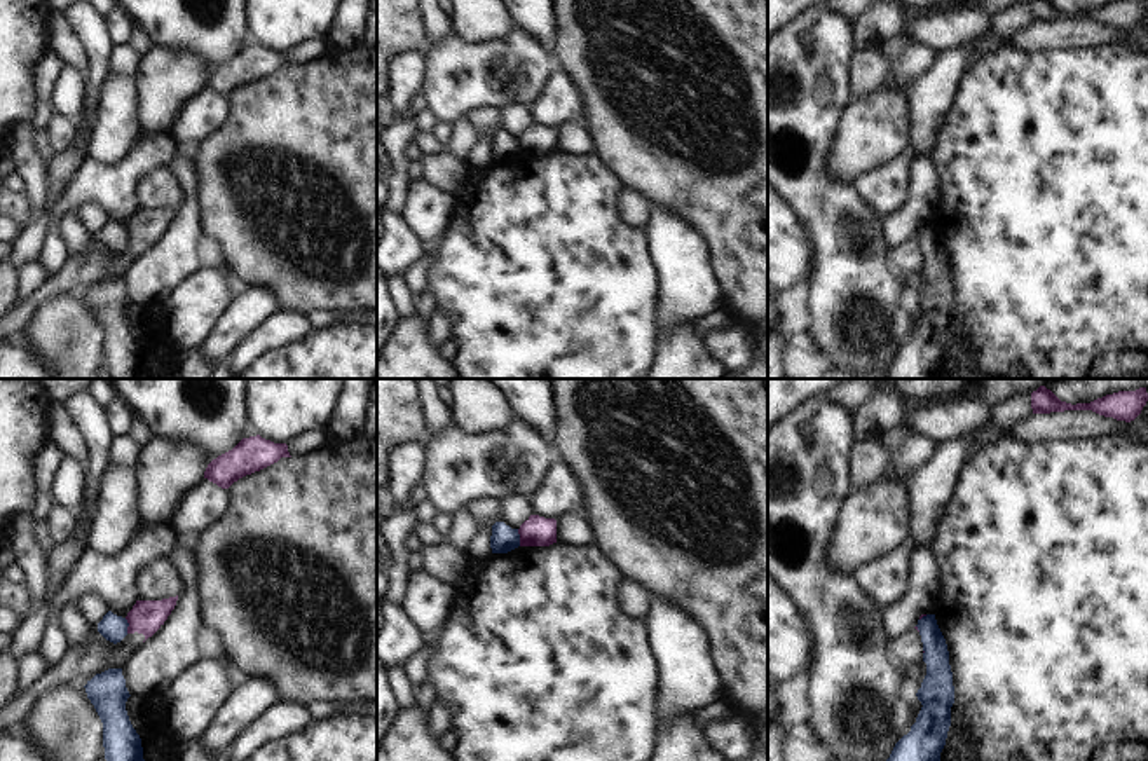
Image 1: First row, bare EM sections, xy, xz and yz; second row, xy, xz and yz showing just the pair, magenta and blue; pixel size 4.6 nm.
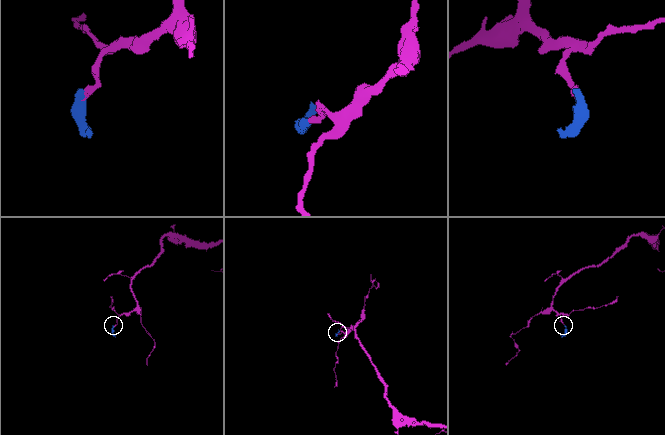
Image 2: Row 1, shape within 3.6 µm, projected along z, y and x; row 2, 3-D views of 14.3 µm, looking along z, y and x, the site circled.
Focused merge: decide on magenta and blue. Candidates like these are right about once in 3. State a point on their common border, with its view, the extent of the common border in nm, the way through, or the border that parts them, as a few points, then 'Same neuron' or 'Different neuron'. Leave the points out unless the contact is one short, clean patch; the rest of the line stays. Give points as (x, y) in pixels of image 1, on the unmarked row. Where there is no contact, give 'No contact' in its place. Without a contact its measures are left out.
Touches magenta at xz (520, 147). Shared border 80 nm. Boundary: xz (517, 138), (520, 154). Different neuron

